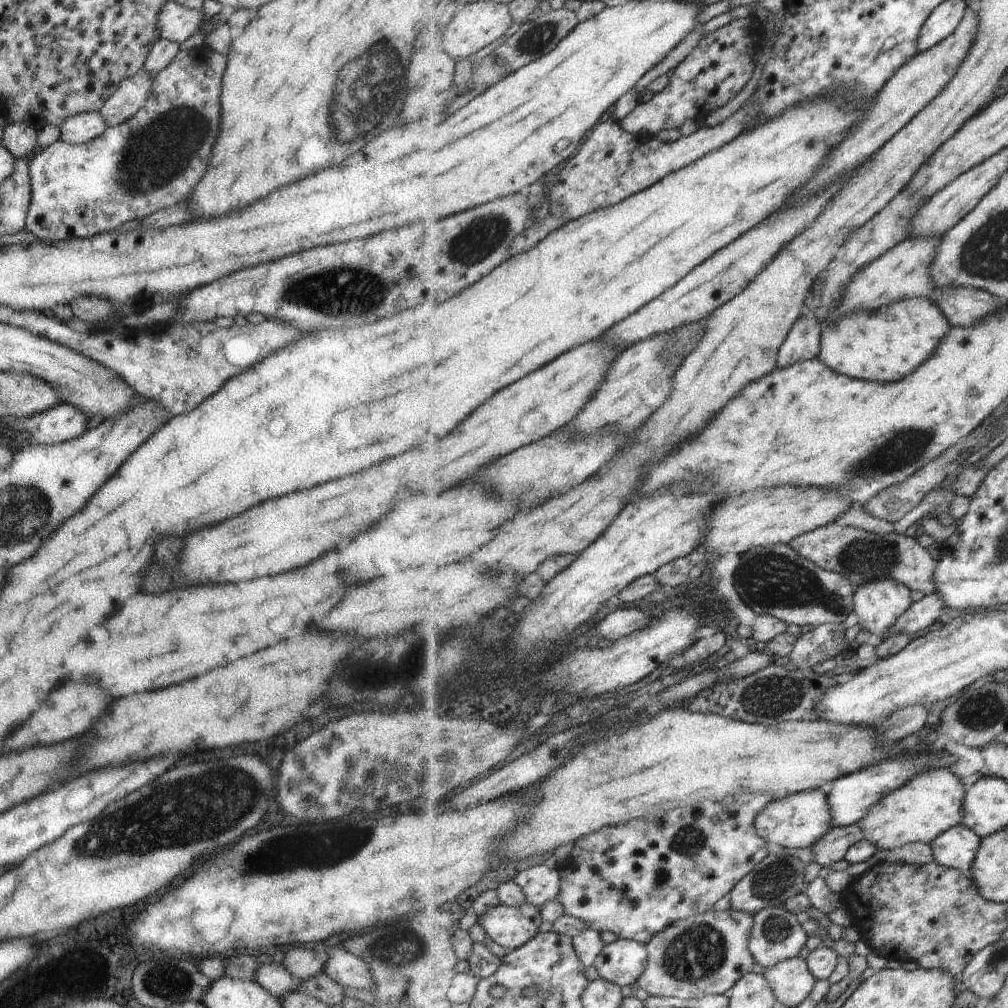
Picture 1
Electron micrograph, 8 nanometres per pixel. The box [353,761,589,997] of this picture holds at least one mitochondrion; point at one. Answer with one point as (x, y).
(402, 946)

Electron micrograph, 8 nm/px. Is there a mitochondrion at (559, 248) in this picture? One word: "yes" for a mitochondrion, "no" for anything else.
no

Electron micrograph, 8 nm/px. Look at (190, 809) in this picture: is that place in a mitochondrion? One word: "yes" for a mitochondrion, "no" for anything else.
yes

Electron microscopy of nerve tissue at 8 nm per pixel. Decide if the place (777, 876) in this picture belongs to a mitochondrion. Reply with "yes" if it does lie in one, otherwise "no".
yes

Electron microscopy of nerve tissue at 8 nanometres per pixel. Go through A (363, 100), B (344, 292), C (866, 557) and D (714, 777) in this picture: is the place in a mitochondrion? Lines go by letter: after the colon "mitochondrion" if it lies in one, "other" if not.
A: mitochondrion
B: mitochondrion
C: mitochondrion
D: other

